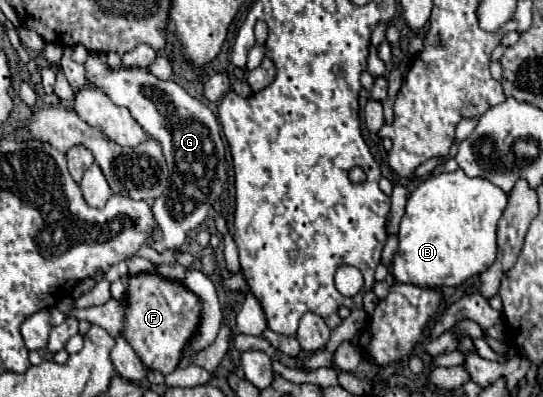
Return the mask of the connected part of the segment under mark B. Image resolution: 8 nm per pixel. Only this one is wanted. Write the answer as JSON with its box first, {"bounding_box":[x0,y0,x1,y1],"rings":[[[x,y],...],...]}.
{"bounding_box":[391,170,507,286],"rings":[[[463,170],[441,172],[425,178],[407,198],[405,216],[401,218],[399,246],[393,256],[391,274],[397,282],[415,286],[461,286],[469,278],[485,272],[497,254],[497,220],[507,206],[507,194],[483,178],[469,178]]]}

